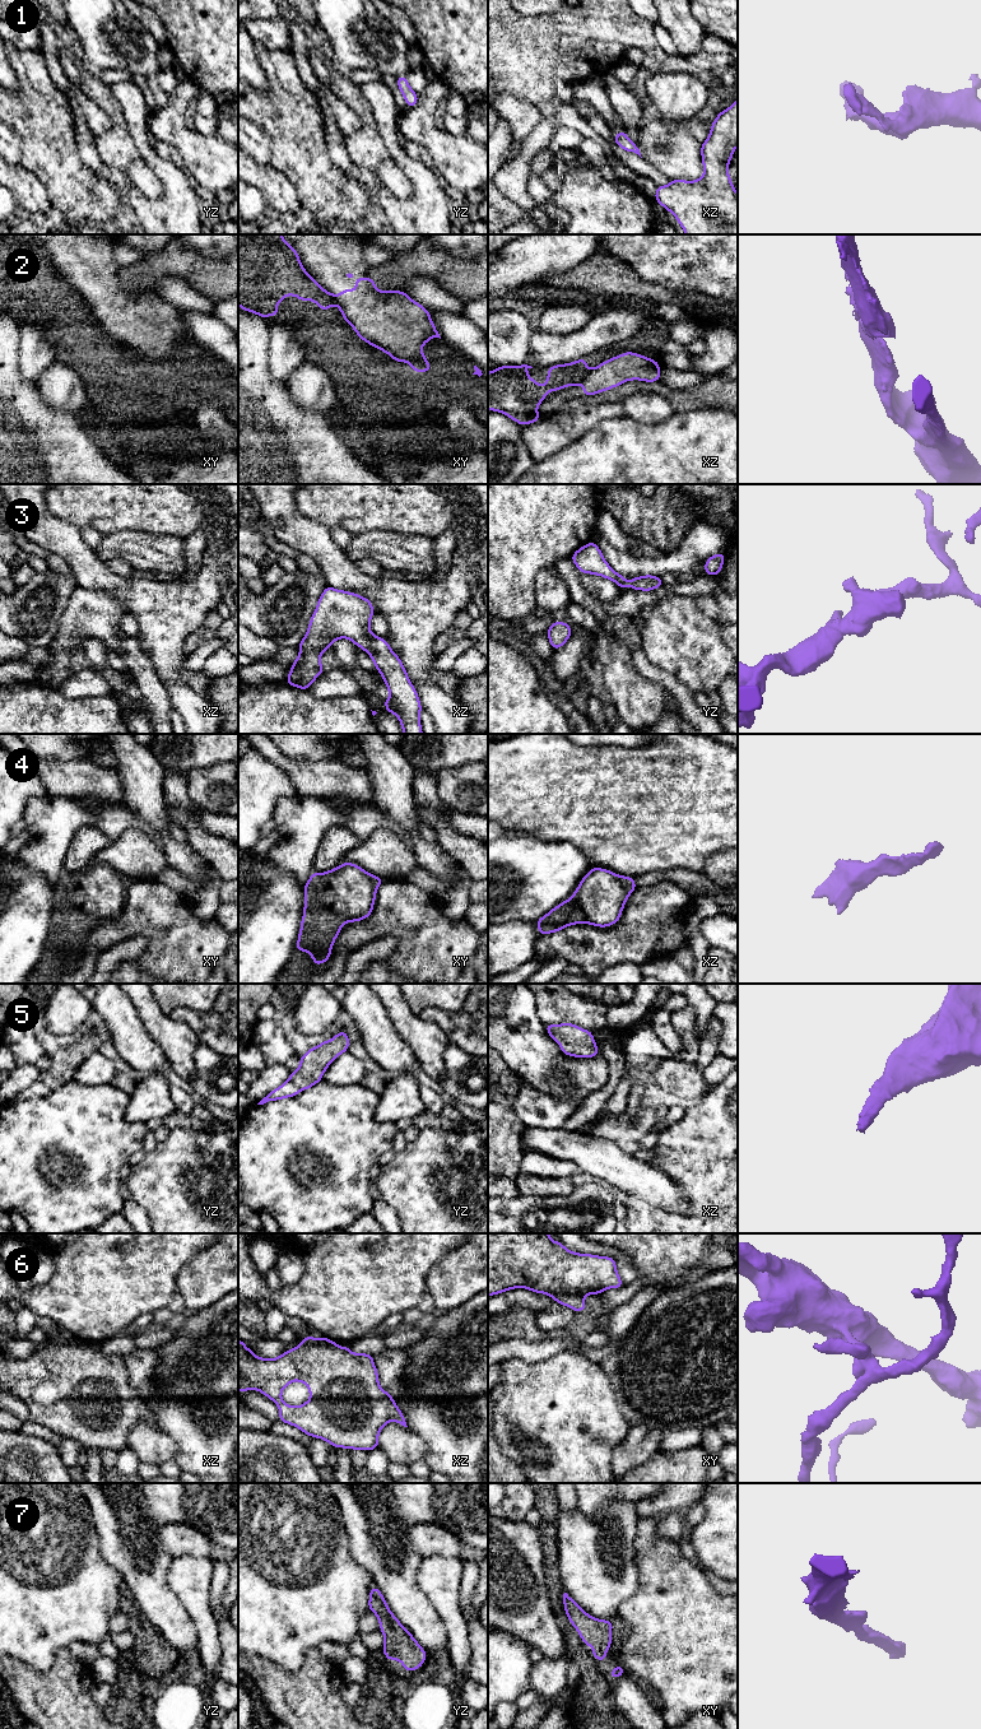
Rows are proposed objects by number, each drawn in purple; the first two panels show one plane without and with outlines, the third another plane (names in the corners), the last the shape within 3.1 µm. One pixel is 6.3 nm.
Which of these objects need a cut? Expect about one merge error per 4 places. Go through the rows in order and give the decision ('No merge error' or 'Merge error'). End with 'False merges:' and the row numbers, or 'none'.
1: No merge error
2: Merge error
3: No merge error
4: No merge error
5: No merge error
6: Merge error
7: No merge error
False merges: 2, 6

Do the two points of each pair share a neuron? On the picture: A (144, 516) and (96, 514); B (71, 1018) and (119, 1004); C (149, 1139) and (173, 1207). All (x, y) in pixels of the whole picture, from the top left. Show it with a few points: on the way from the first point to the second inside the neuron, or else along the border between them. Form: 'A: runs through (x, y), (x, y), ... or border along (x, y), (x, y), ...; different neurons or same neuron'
A: runs through (133, 514), (107, 514); same neuron
B: border along (91, 1003), (92, 1009); different neurons
C: border along (158, 1143), (148, 1152); different neurons

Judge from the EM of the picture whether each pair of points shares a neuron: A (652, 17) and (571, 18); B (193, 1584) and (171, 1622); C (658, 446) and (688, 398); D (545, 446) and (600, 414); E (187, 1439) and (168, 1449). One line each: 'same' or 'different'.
A: different
B: different
C: different
D: same
E: different

